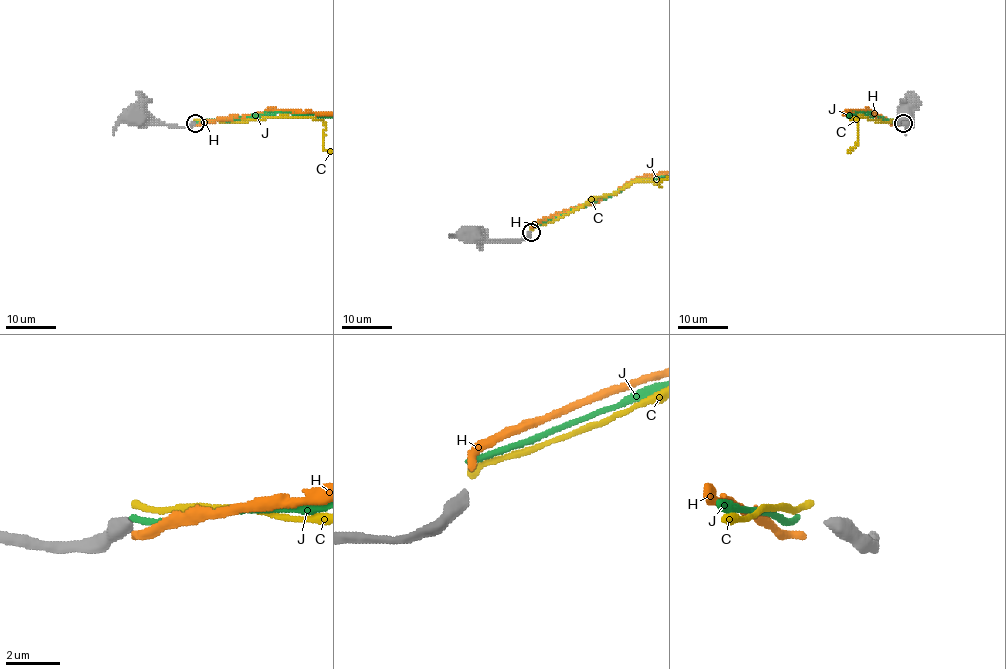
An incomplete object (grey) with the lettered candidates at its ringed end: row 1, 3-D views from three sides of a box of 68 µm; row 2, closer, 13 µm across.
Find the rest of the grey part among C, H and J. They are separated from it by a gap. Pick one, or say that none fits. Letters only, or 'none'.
H

